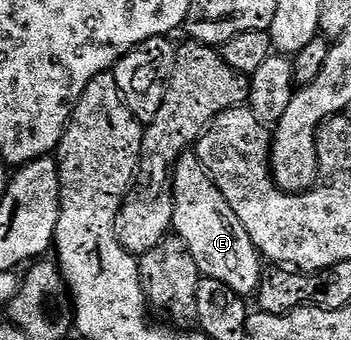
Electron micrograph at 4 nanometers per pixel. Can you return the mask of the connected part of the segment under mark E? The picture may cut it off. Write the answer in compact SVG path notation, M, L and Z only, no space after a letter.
M189 150L181 156L172 169L172 227L171 231L186 242L194 262L198 262L201 277L217 279L225 283L243 298L250 297L260 287L262 257L252 244L246 226L230 210L230 202L222 198L222 190L212 180L212 176L202 166L195 151Z

